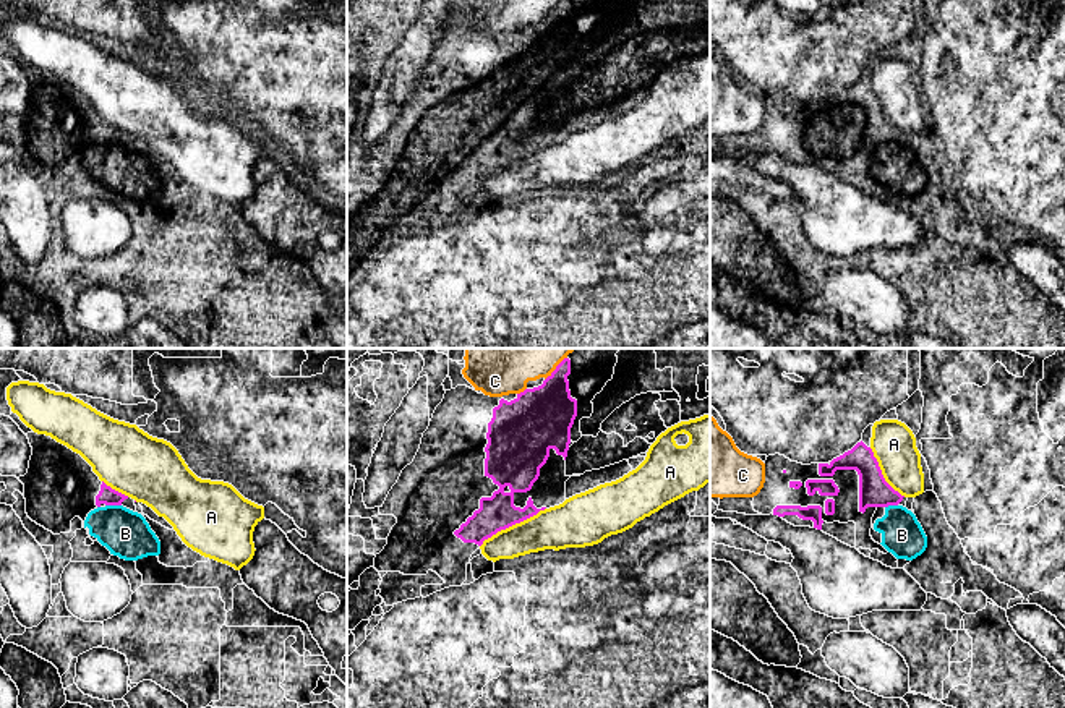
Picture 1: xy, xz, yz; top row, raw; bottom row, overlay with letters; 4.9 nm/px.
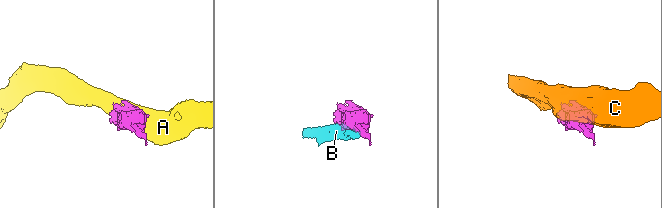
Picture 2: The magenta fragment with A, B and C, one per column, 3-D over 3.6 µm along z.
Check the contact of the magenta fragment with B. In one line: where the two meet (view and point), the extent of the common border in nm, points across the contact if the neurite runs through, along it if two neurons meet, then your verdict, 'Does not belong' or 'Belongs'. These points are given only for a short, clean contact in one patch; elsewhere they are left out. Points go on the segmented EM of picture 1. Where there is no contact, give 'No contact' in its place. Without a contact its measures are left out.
Touches magenta at xy (114, 504). Shared border 80 nm. Boundary: xy (106, 504), (120, 506). Does not belong

